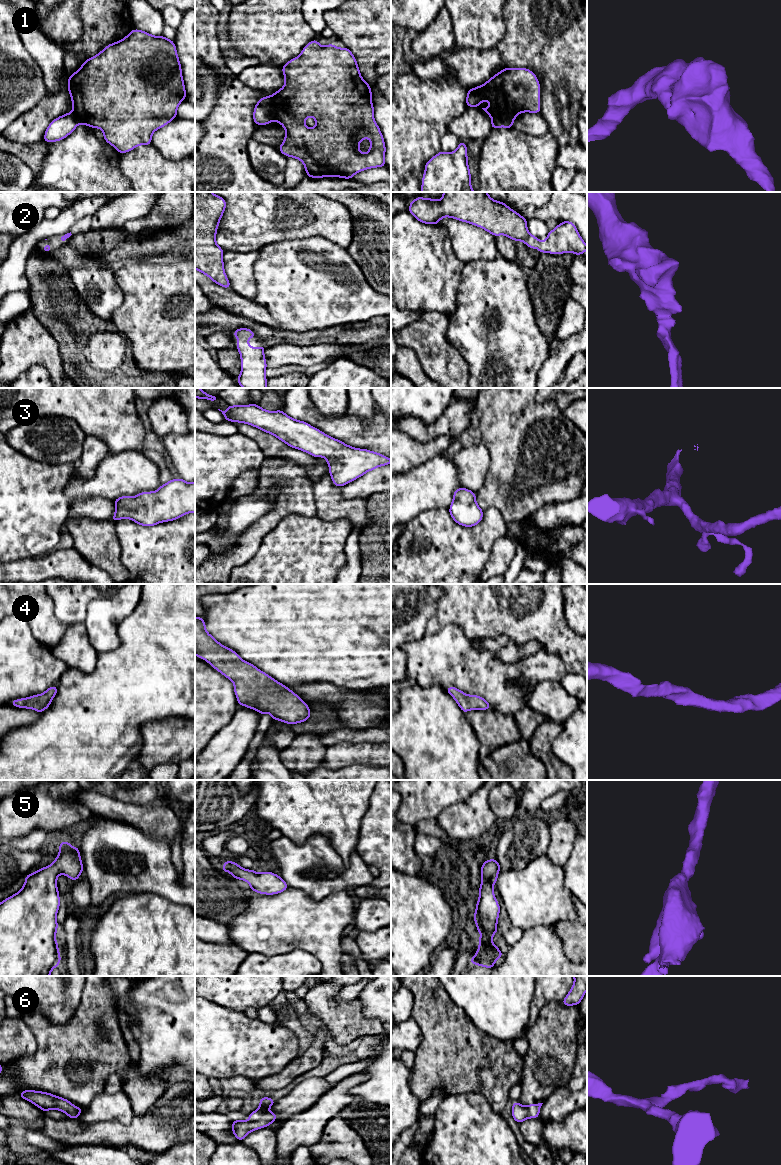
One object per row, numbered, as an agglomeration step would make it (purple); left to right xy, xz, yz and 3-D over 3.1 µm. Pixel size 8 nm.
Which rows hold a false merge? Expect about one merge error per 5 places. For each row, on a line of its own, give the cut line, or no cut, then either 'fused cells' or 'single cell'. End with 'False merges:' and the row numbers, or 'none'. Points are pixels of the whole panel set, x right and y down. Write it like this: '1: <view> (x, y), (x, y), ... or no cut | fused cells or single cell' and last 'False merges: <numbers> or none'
1: xz (270, 96), (273, 120) | fused cells
2: no cut | single cell
3: no cut | single cell
4: no cut | single cell
5: no cut | single cell
6: no cut | single cell
False merges: 1

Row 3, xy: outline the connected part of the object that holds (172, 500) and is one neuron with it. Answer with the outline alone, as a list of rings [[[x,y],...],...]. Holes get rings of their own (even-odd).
[[[181,478],[168,481],[152,492],[141,492],[136,496],[121,496],[114,500],[114,522],[127,518],[142,526],[154,526],[161,522],[176,520],[187,513],[195,512],[195,481],[188,483]]]

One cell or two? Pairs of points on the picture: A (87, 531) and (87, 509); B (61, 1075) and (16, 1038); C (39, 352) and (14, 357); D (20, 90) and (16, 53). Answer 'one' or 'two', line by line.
A: two
B: two
C: one
D: one

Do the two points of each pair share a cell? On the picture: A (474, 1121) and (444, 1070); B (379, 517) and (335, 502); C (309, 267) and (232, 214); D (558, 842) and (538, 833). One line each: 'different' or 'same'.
A: different
B: different
C: different
D: different

